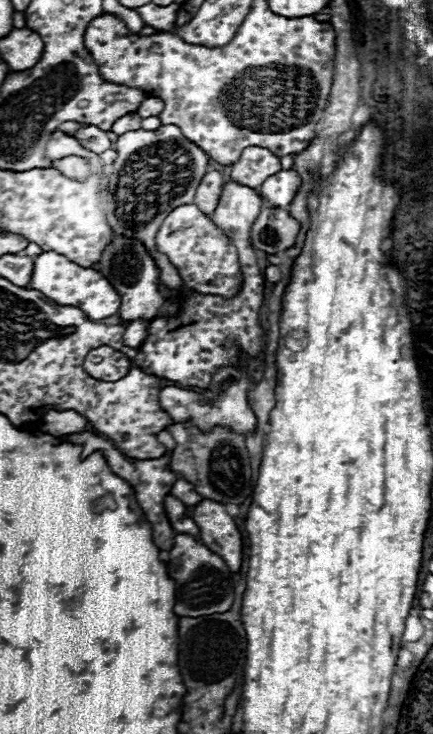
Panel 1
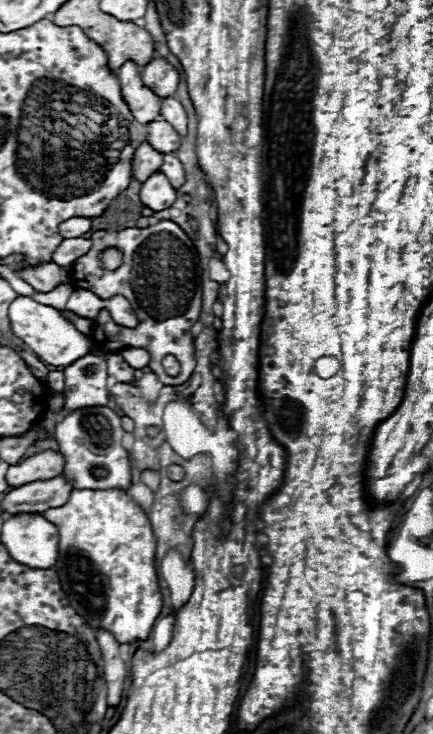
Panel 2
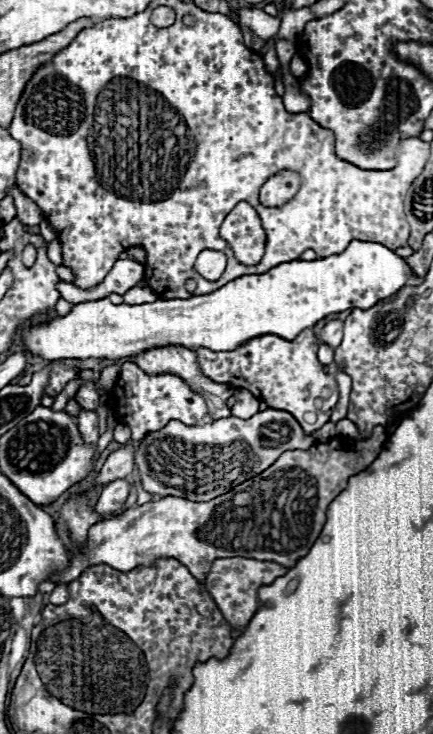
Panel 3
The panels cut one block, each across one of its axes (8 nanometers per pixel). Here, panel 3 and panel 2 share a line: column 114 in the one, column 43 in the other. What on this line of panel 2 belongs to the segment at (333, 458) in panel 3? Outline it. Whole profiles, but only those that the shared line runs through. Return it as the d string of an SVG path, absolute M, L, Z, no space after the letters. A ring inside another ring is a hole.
M18 514L4 522L2 544L8 554L28 568L52 568L58 560L58 530L42 514Z

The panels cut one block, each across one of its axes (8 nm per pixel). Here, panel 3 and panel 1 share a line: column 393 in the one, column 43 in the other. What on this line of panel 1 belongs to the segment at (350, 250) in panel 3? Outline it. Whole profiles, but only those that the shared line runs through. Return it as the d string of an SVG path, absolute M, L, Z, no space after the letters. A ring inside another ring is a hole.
M46 250L34 258L34 270L30 284L26 288L42 292L48 300L60 304L60 306L76 306L80 308L90 320L102 320L118 312L120 308L120 296L114 290L114 286L94 268L82 268L74 262L70 262L64 254L58 254L54 250Z

